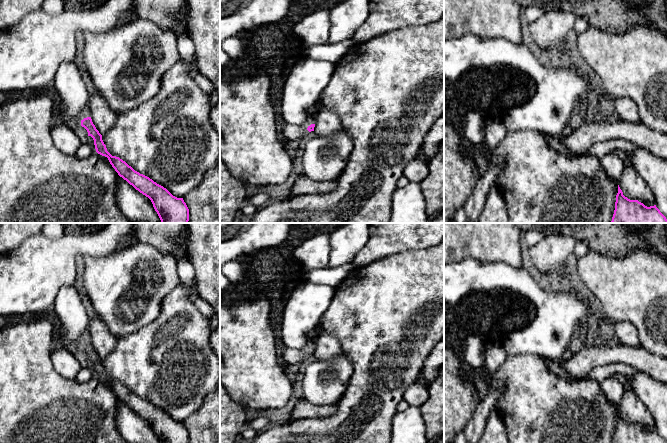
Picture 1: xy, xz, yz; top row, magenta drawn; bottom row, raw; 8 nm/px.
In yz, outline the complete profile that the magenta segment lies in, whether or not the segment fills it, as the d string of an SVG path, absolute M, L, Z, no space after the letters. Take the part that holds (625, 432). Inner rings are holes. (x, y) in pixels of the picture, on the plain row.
M618 409L615 434L612 443L666 443L654 430L647 431L638 424L630 424L623 419Z

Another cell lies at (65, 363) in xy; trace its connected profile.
M61 345L54 348L51 360L55 370L64 378L76 379L82 368L74 354Z

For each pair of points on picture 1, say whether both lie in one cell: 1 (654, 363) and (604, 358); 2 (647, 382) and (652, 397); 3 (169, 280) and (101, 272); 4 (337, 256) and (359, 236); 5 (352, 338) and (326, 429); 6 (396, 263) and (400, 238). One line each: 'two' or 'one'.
1: one
2: one
3: one
4: one
5: one
6: two

